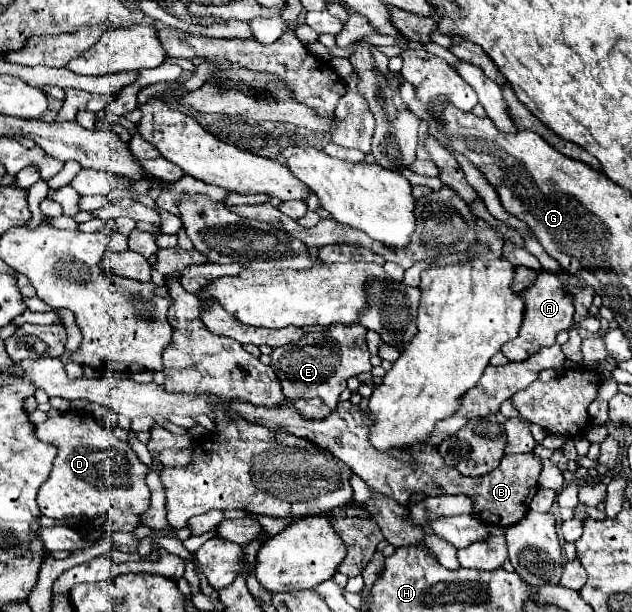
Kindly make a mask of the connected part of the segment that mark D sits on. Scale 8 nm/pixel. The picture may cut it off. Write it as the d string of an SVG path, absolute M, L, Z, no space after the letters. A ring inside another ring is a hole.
M66 411L48 417L44 423L34 427L34 435L36 439L58 447L58 457L54 459L52 473L38 493L40 511L46 517L74 517L78 529L90 529L98 519L106 517L112 507L134 515L148 511L152 495L146 485L148 469L140 463L126 441L120 441L92 415L84 411Z

